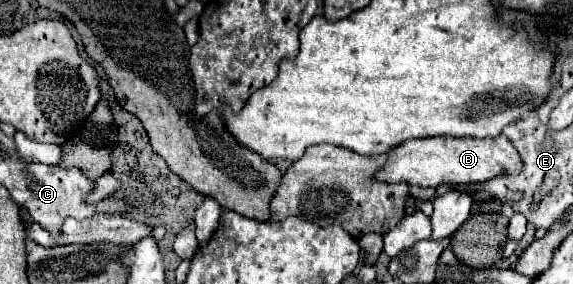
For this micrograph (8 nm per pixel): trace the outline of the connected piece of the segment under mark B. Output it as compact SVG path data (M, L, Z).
M505 135L493 137L493 139L457 139L457 137L429 137L429 139L409 139L403 145L395 147L387 155L387 163L377 171L377 179L389 181L389 183L409 183L409 185L419 185L419 187L439 187L443 183L447 185L467 185L467 183L483 183L489 181L497 175L517 175L523 169L523 161L517 153L517 149L511 145L511 141Z

